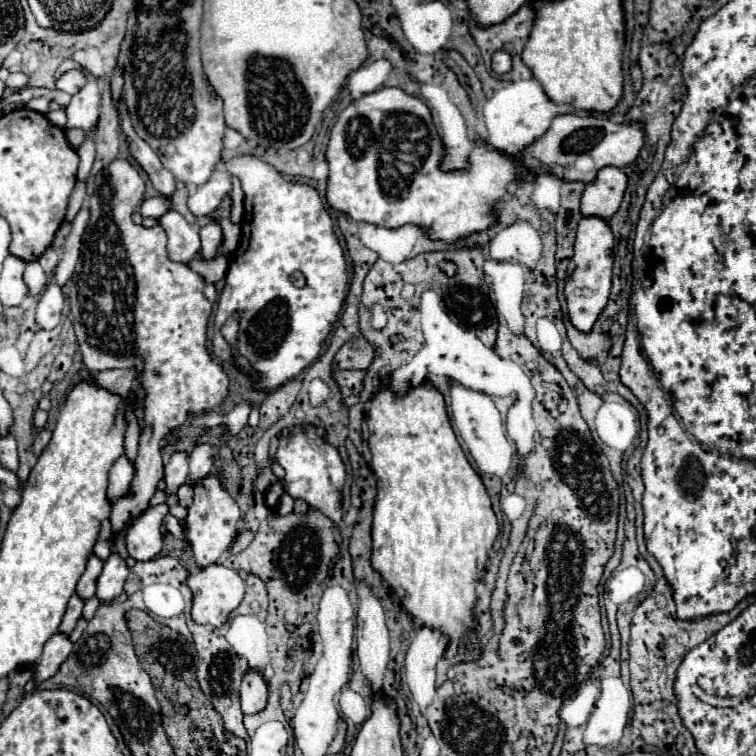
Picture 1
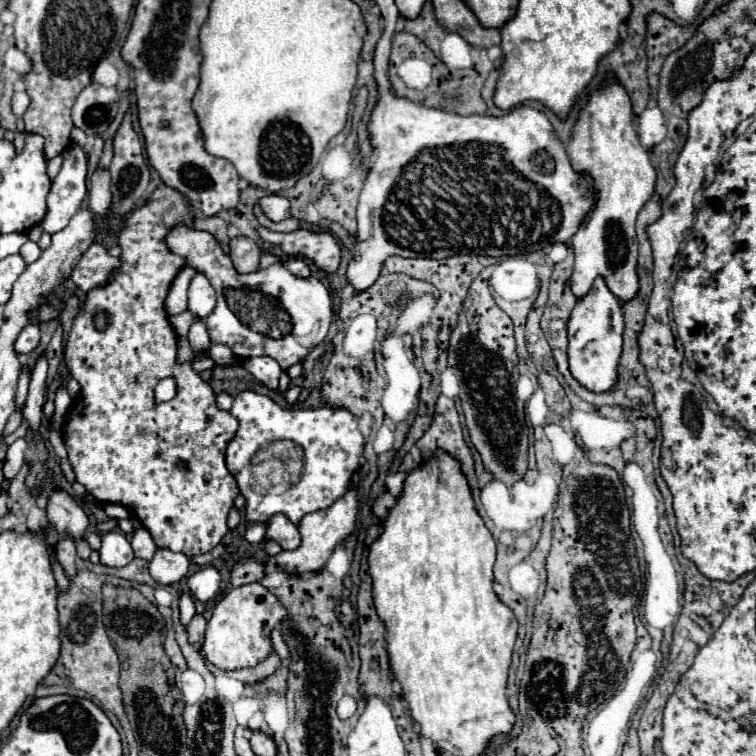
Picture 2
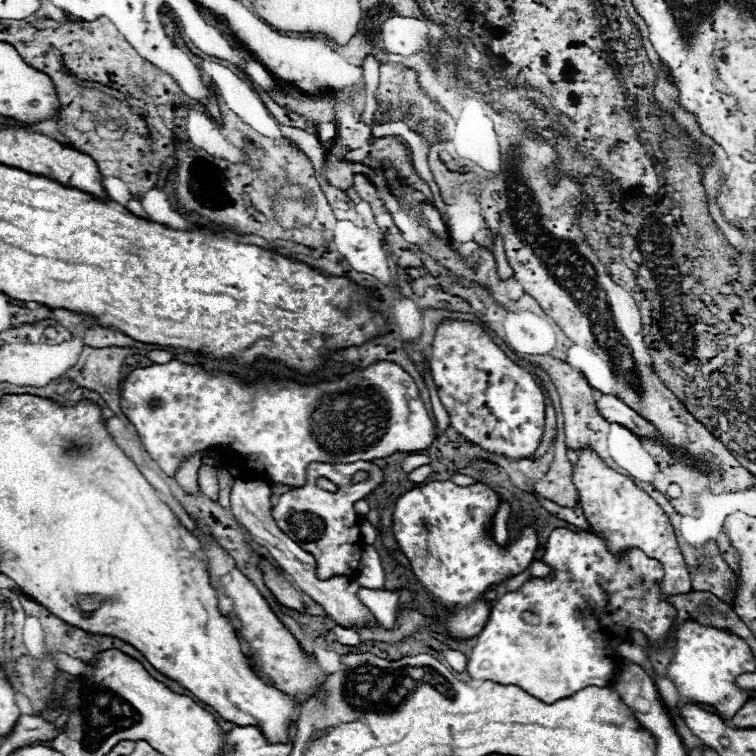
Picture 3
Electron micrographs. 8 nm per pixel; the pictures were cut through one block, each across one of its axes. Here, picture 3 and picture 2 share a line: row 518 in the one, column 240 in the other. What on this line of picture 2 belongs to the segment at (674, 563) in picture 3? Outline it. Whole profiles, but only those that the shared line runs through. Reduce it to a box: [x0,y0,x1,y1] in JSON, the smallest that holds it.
[202,584,288,670]

